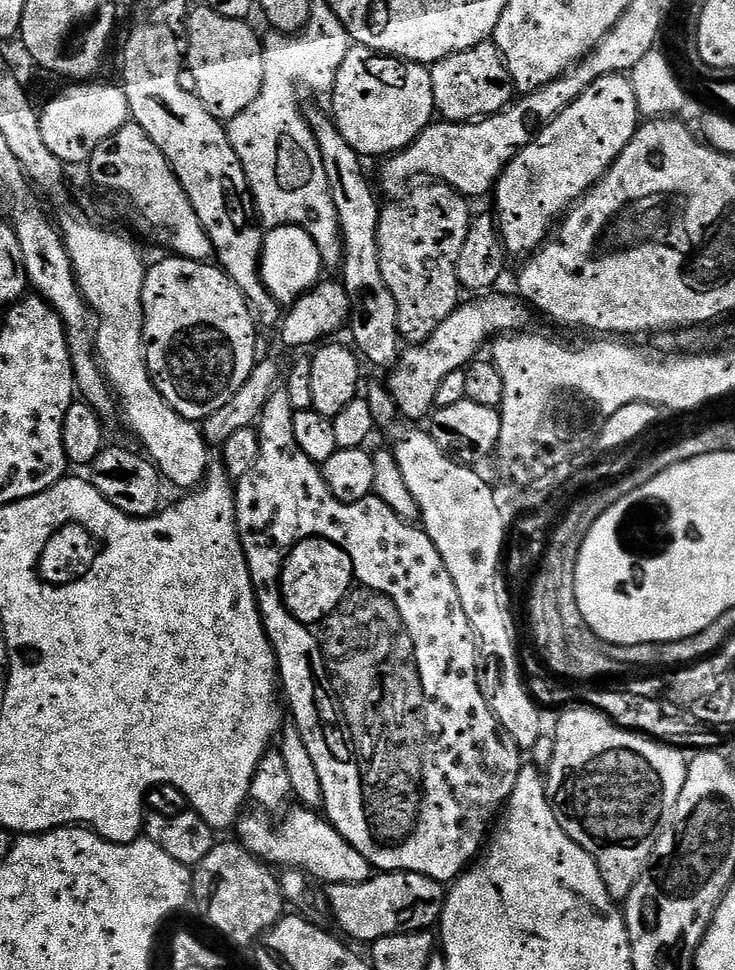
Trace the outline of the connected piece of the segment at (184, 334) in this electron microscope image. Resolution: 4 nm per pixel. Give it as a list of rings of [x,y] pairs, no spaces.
[[[175,254],[160,260],[144,273],[142,310],[144,311],[144,357],[154,386],[174,406],[182,418],[202,422],[214,410],[226,406],[250,378],[250,370],[258,363],[256,356],[256,328],[258,321],[248,299],[234,286],[234,282],[215,263],[185,260]]]

